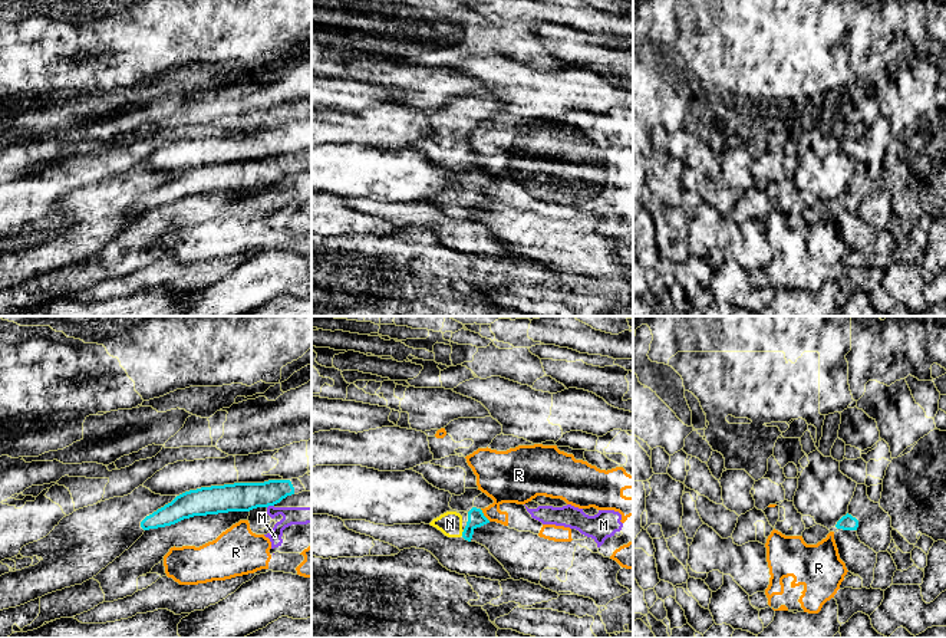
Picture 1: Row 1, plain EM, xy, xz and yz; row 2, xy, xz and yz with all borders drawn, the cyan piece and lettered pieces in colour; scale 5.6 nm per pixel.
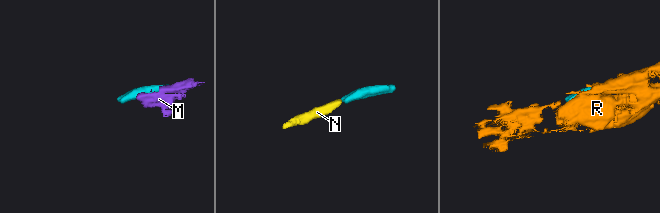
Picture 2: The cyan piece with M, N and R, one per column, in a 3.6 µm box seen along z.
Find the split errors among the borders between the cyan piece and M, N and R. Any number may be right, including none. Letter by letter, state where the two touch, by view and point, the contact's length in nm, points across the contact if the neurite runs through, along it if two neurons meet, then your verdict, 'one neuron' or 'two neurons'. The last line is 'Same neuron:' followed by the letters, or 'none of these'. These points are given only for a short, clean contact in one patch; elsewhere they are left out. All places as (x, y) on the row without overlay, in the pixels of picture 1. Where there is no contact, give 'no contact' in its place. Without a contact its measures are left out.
M: meets cyan in xy at (270, 183); contact 40 nm long; two neurons
N: meets cyan in xz at (462, 211); contact 40 nm long; runs through xz (475, 196), (462, 211), (450, 201); one neuron
R: meets cyan in xz at (483, 193); contact 90 nm long; two neurons
Same neuron: N

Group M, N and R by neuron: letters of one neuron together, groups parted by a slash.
M R / N

